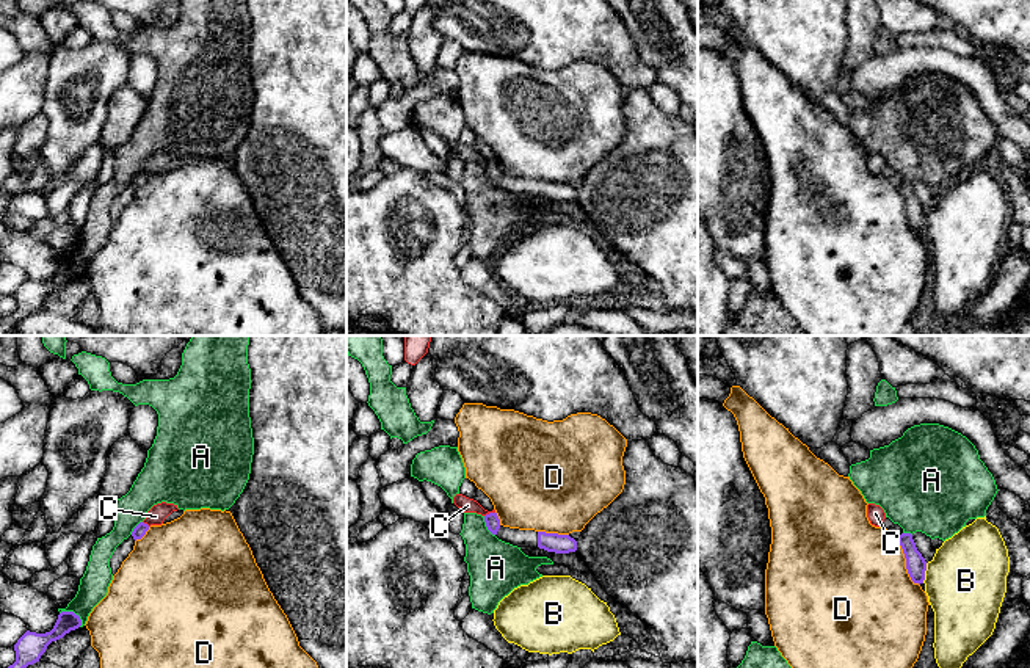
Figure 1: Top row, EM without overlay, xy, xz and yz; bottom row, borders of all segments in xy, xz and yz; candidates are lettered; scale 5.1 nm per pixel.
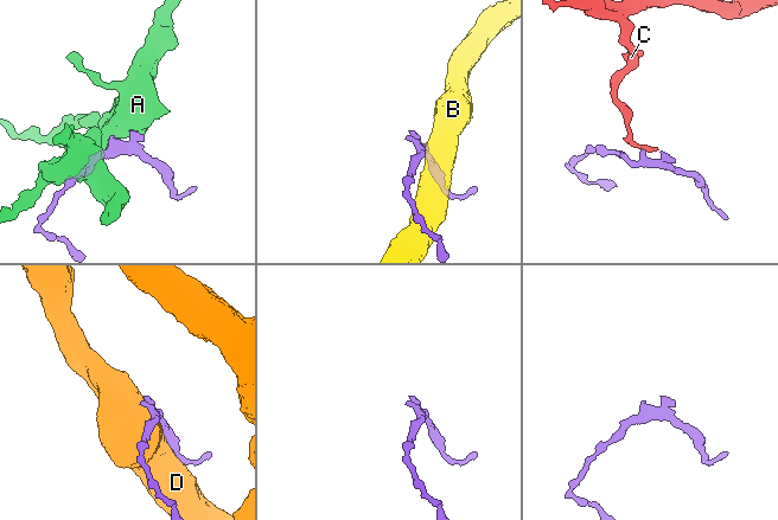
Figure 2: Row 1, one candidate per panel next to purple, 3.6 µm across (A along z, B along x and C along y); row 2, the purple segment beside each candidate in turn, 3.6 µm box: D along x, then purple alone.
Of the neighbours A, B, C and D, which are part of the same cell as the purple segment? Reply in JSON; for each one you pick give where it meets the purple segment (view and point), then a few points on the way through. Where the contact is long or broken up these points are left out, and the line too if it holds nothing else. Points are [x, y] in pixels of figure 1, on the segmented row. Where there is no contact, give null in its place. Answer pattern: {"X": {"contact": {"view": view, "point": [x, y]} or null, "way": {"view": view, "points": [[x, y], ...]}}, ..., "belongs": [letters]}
{"belongs": []}

